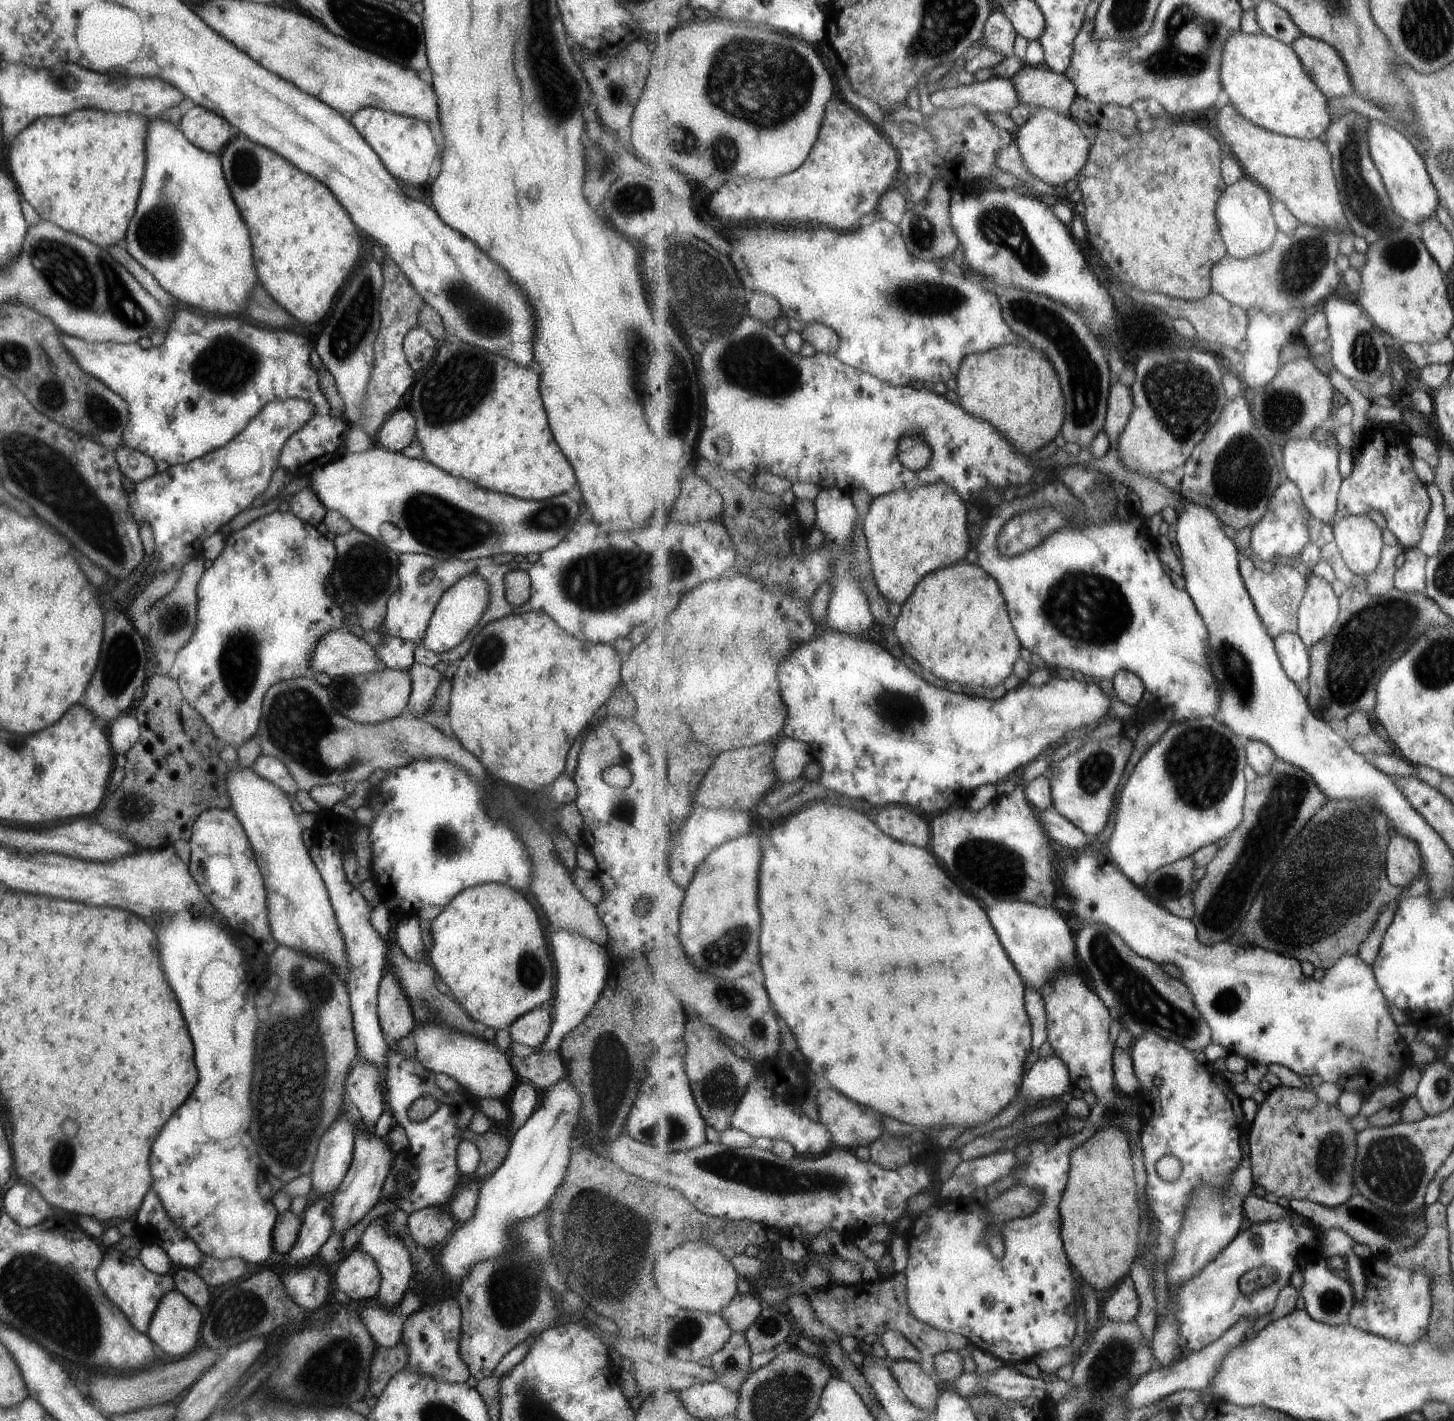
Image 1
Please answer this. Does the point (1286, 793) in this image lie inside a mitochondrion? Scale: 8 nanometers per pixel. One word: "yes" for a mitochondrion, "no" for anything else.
yes

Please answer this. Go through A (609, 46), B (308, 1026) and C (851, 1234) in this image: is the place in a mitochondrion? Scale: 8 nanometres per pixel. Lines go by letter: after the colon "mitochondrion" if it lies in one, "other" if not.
A: other
B: mitochondrion
C: other

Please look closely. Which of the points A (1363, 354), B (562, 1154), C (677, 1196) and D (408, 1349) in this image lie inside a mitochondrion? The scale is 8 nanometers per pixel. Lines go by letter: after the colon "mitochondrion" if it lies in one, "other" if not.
A: mitochondrion
B: other
C: other
D: other

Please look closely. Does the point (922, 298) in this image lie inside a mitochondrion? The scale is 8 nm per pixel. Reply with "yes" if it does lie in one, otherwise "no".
yes

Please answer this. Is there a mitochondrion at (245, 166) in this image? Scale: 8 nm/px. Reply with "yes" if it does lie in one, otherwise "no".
yes

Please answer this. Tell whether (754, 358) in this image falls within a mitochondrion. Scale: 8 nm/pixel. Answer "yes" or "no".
yes

